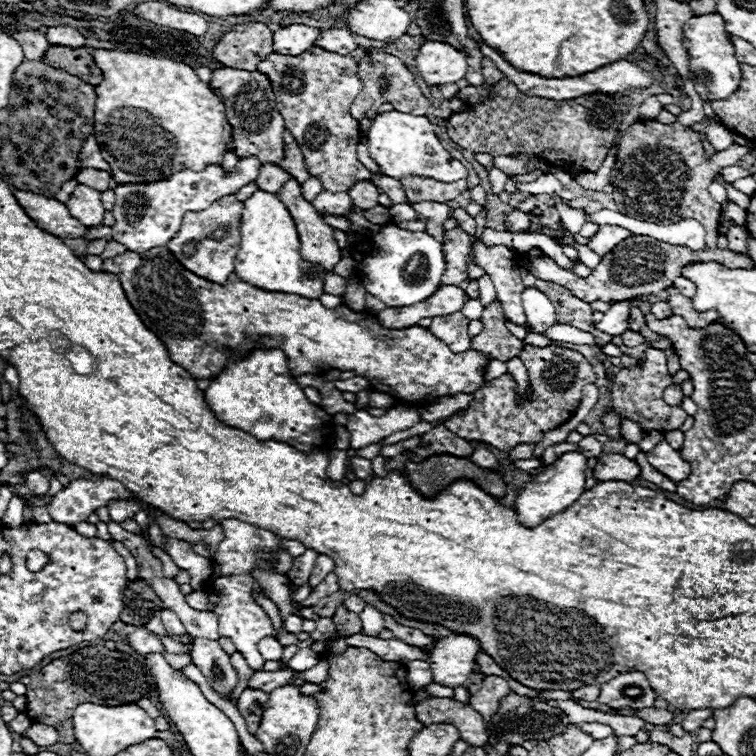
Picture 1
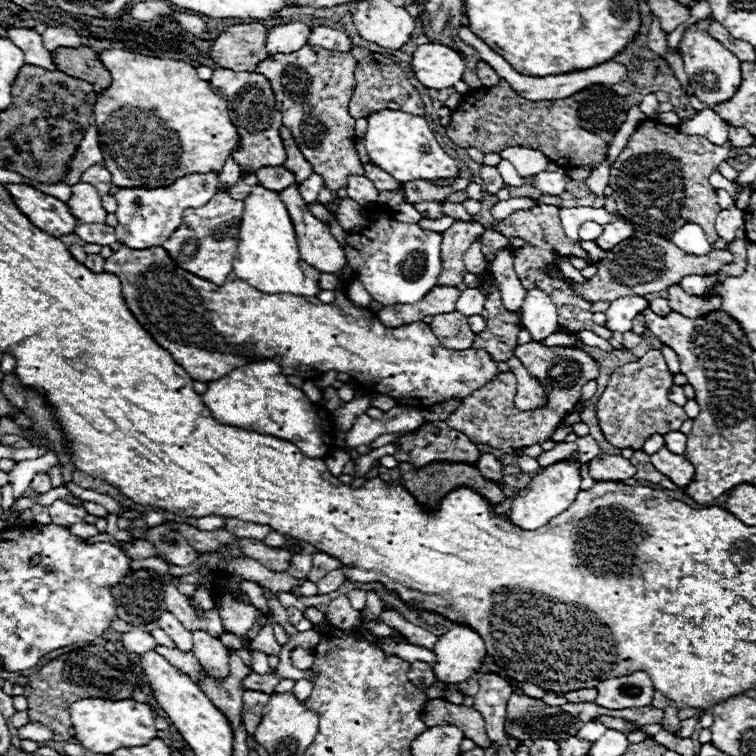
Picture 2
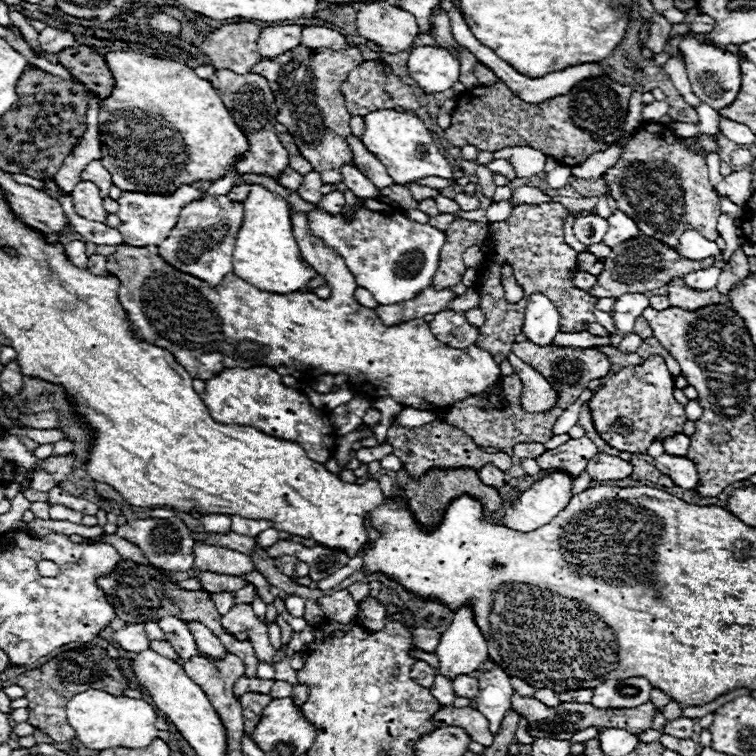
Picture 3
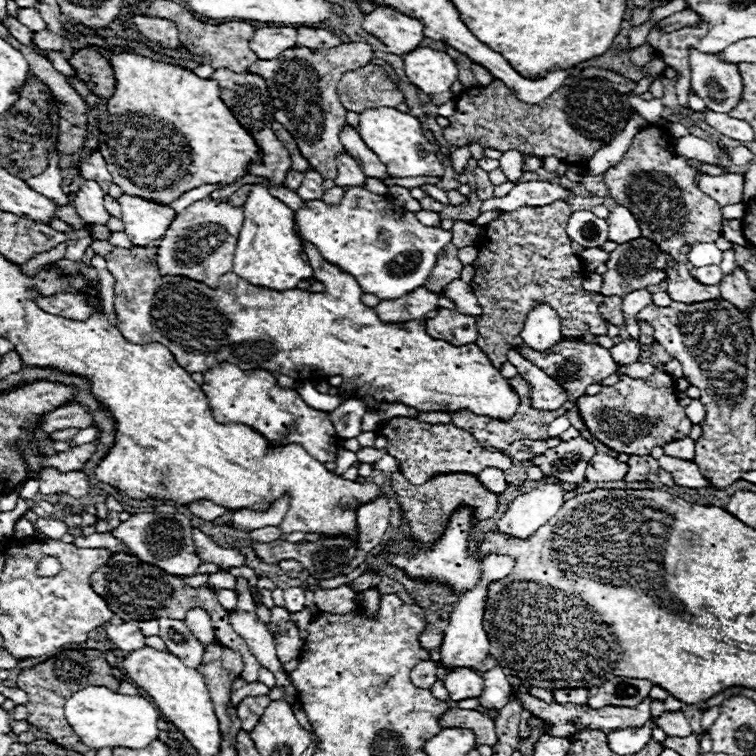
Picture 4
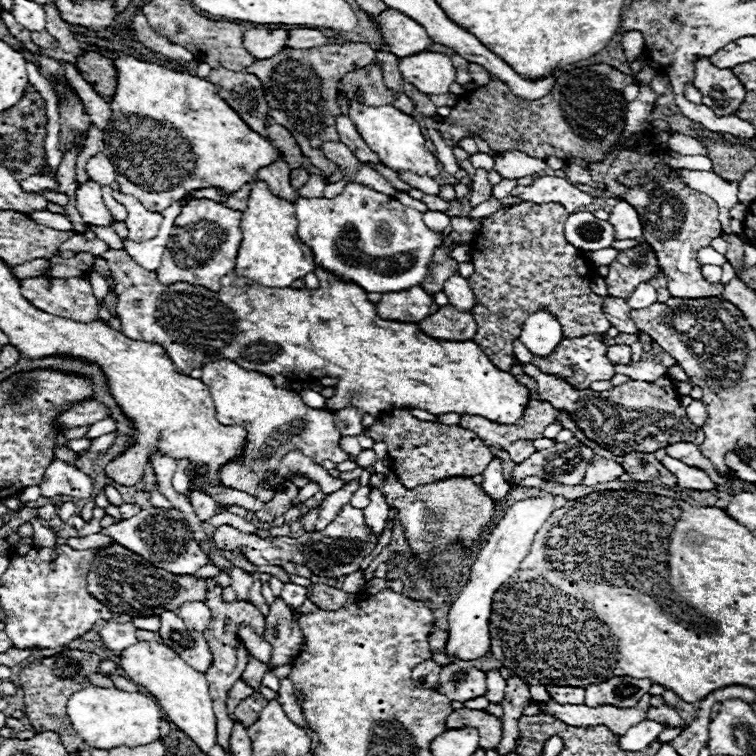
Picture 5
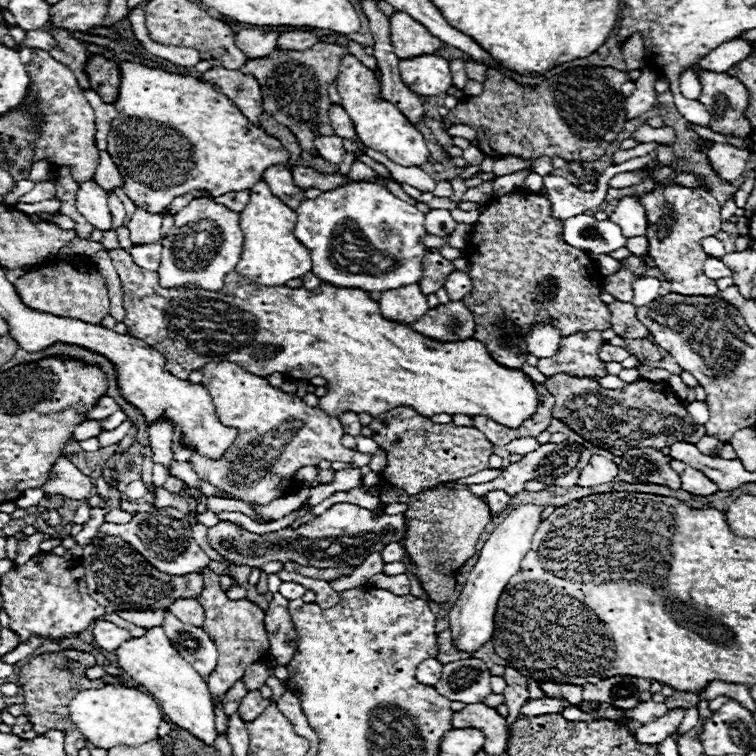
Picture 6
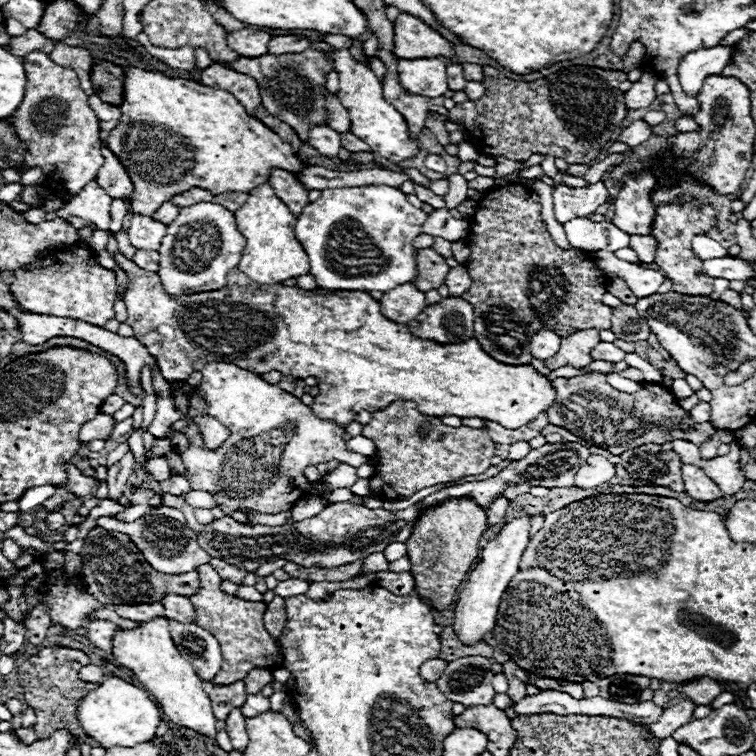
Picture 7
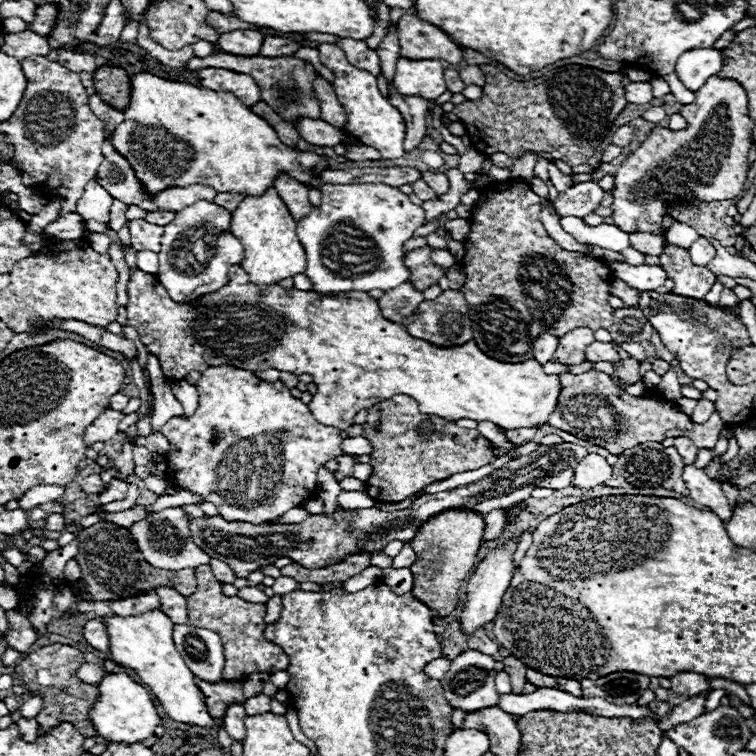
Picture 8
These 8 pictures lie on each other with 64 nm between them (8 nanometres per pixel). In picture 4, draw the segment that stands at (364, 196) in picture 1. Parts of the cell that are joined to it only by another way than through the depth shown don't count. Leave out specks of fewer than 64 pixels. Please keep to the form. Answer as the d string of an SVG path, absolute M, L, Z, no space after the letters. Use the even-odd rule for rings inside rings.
M340 154L338 156L338 178L334 182L336 186L362 186L364 188L366 176L352 156Z

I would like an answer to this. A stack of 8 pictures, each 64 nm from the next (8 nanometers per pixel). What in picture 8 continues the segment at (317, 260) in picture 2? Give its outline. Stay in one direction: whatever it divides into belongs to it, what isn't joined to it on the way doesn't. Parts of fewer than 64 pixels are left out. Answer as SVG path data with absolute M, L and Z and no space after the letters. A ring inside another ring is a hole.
M232 266L230 280L220 292L202 296L192 304L176 304L154 274L146 274L136 268L130 270L126 310L126 324L136 328L140 342L160 360L166 378L182 380L190 370L204 372L208 366L218 364L232 364L250 372L276 368L280 372L292 372L298 376L310 374L318 386L312 404L308 404L310 412L322 424L332 424L342 430L352 426L356 412L368 410L396 394L414 398L422 414L434 414L446 420L488 420L506 430L542 426L548 422L548 414L558 404L560 376L544 374L534 358L520 364L500 362L486 356L474 340L450 348L434 346L426 340L410 336L402 324L386 320L378 308L378 302L366 292L320 296L318 292L282 288L278 284L254 286L240 266Z

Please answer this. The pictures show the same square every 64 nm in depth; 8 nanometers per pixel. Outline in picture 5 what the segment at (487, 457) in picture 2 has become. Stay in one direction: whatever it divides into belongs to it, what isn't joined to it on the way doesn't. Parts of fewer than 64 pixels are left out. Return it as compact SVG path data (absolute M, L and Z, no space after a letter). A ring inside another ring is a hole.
M494 460L494 464L490 464L484 472L482 472L484 480L482 480L482 490L498 504L504 496L508 496L508 484L504 482L504 474L502 474L502 464L498 460Z

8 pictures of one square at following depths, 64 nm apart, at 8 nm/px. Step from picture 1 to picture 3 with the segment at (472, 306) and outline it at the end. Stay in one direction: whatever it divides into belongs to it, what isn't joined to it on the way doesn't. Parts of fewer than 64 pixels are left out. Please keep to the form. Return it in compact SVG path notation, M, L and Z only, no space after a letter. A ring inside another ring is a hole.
M469 288L465 295L457 297L450 302L450 310L454 312L465 312L470 309L479 308L480 294L475 289Z

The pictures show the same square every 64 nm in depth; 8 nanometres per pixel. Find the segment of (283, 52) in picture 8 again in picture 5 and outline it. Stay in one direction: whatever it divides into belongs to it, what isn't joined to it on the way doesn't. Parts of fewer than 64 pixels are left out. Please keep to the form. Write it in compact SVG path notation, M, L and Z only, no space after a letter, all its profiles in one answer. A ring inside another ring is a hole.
M296 28L290 32L290 38L286 42L288 48L316 48L316 46L326 46L330 44L330 38L320 32L320 30L310 30L310 28Z

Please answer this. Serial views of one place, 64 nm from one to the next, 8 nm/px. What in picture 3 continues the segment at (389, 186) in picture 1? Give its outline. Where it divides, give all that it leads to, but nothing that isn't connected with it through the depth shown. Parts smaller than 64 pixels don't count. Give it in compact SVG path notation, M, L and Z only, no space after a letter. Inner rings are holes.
M348 136L346 140L348 140L348 146L350 146L352 152L354 152L354 162L356 162L356 166L360 168L360 172L364 172L364 176L368 176L368 178L374 182L374 186L376 186L378 190L394 184L394 180L388 176L386 168L380 164L380 160L376 160L376 156L372 156L372 154L364 148L364 144L362 144L360 138Z

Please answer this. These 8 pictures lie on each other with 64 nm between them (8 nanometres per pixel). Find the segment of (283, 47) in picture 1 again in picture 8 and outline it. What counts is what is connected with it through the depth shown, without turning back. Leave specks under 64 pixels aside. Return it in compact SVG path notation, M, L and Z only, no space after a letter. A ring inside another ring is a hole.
M234 30L228 34L220 34L220 48L224 52L242 54L242 56L258 56L264 42L264 34L258 30Z

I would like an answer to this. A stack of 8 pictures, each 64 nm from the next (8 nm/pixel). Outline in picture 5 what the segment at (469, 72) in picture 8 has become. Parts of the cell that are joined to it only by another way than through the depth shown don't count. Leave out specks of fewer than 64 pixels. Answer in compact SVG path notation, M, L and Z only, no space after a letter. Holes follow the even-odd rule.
M470 64L468 70L470 70L472 80L474 80L478 86L484 86L484 84L490 82L490 72L488 72L486 68L482 68L480 64Z

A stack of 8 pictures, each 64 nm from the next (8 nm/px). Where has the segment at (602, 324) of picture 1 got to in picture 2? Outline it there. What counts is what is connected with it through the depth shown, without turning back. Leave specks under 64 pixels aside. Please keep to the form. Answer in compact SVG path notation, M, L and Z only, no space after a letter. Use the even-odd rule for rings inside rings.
M628 296L614 300L606 310L606 328L610 332L622 332L622 334L632 330L634 316L640 314L644 308L648 308L648 300L642 296Z

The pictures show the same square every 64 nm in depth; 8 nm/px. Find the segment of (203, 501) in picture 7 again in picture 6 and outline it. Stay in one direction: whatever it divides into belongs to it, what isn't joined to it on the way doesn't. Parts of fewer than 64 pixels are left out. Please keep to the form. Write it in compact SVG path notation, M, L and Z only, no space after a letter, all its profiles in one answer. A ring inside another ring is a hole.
M210 496L208 498L208 510L212 510L214 514L218 514L218 512L241 512L260 524L272 522L272 520L267 520L257 514L248 504L238 500L224 500L224 498L212 498Z

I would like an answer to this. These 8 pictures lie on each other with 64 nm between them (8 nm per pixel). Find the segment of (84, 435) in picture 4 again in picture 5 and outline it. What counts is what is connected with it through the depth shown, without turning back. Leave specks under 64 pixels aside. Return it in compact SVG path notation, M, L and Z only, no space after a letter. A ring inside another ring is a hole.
M107 417L91 425L85 438L93 440L97 437L100 437L101 435L111 433L115 429L116 429L116 422L114 421L114 419Z

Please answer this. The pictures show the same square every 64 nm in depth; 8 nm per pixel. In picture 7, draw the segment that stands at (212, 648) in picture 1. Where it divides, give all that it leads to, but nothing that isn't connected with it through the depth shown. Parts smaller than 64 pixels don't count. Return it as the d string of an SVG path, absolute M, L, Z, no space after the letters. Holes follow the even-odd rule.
M172 594L172 596L166 596L162 604L166 608L166 618L174 618L174 620L180 620L180 622L190 622L190 624L196 622L196 612L194 612L194 606L192 606L190 598Z

